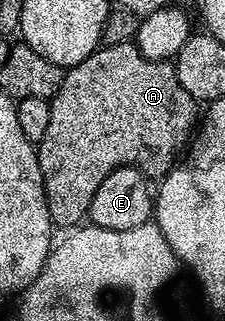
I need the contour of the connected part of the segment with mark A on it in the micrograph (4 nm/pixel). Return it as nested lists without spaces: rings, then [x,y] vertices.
[[[135,42],[103,44],[85,62],[66,69],[61,90],[50,101],[49,126],[45,138],[37,141],[37,151],[51,223],[60,224],[63,230],[74,229],[88,219],[97,188],[119,167],[134,165],[148,177],[166,176],[184,155],[197,128],[197,101],[181,86],[174,63],[145,58]]]

